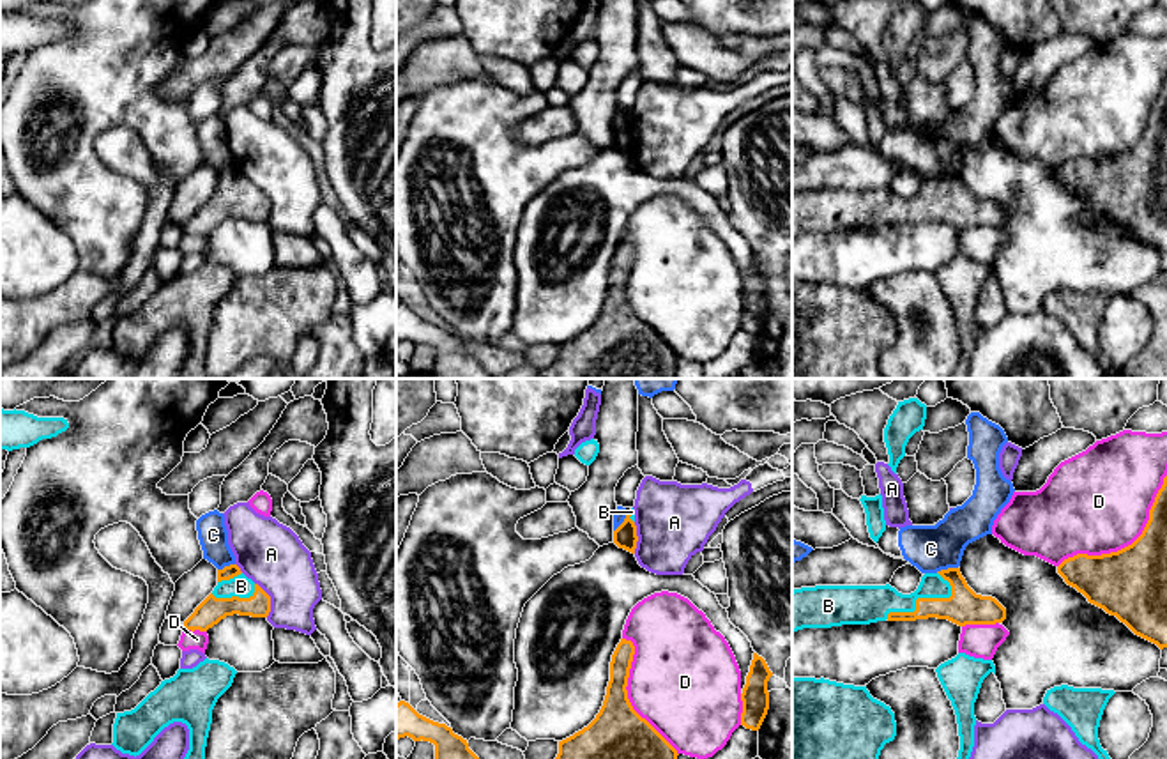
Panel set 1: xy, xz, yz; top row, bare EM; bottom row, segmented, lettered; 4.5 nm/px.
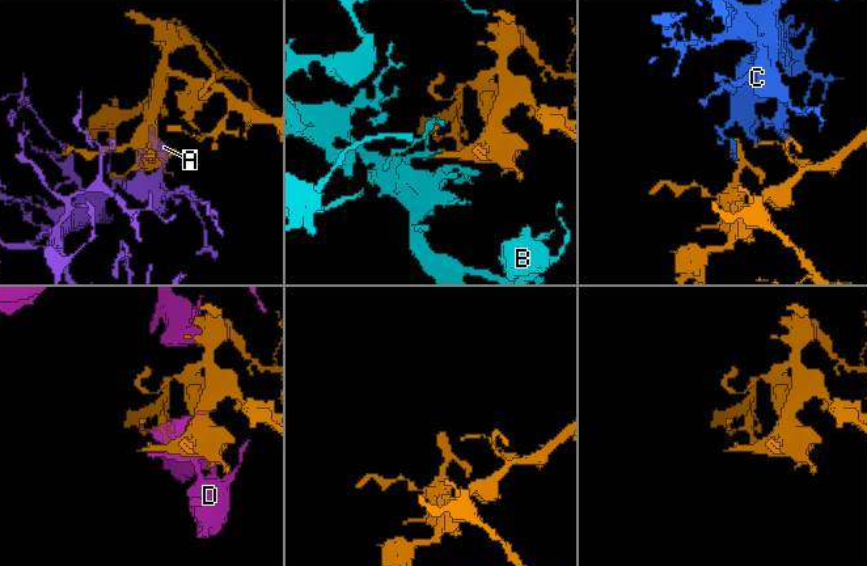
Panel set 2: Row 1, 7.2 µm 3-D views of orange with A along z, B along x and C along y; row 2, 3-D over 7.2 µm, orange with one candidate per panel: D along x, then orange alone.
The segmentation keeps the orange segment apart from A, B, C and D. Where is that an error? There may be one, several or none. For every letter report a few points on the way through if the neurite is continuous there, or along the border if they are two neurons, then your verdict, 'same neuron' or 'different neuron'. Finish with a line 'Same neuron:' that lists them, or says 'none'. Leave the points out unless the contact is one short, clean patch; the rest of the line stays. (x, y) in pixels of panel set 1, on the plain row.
A: different neuron
B: across yz (964, 211), (952, 202), (920, 202), (913, 207), (865, 207) | same neuron
C: along yz (957, 170), (936, 176) | different neuron
D: different neuron
Same neuron: B

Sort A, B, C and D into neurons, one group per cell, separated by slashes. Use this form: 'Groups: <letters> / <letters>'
Groups: A / B / C / D

